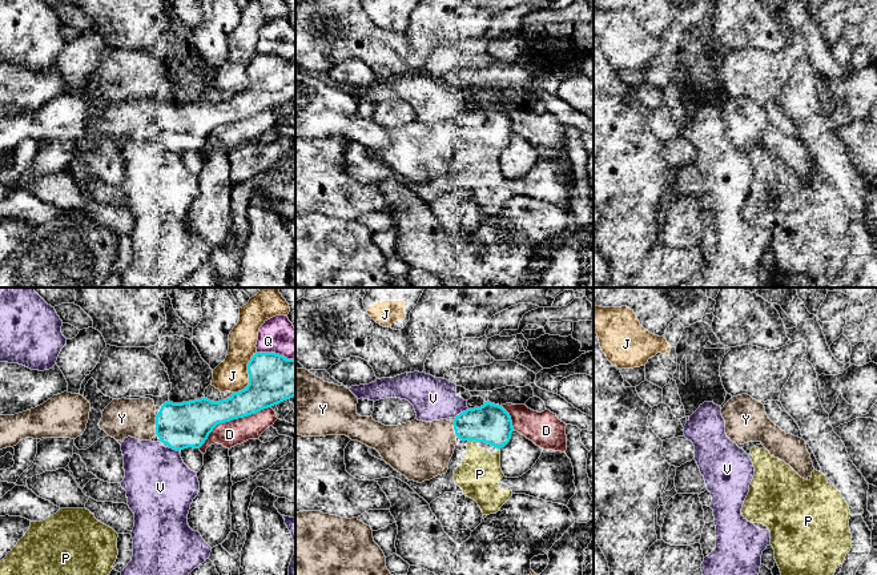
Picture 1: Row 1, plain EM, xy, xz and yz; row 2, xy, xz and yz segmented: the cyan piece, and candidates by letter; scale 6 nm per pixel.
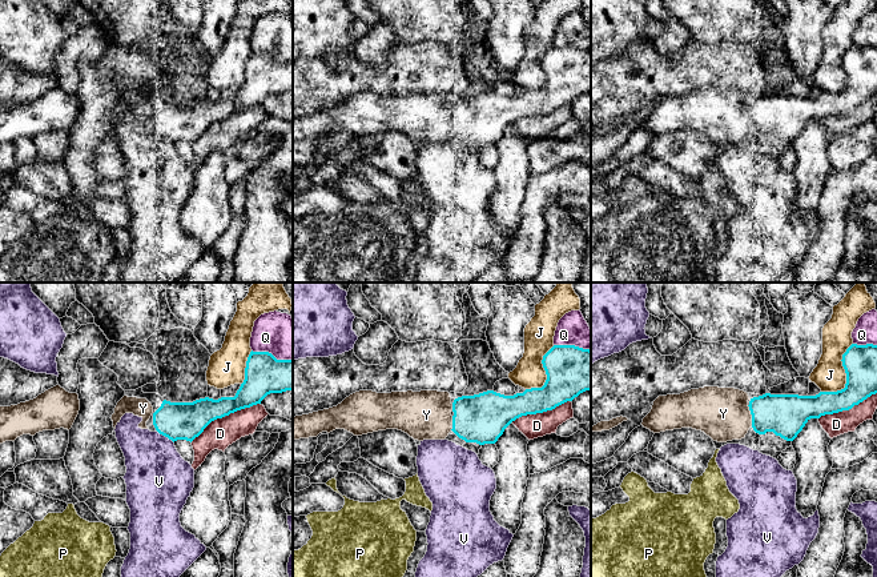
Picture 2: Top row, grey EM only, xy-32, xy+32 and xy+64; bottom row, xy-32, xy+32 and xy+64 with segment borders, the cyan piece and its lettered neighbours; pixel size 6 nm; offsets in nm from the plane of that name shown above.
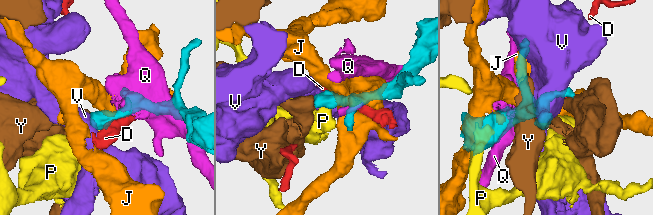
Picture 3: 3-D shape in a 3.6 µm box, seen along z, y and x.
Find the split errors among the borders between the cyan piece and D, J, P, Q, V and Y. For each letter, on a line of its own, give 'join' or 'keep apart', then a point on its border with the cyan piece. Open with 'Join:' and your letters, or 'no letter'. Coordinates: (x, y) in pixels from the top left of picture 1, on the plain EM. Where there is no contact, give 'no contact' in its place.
Join: Y
D: keep apart; meets cyan in xy at (232, 121)
J: keep apart; meets cyan in xy at (249, 77)
P: keep apart; meets cyan in xz at (473, 141)
Q: keep apart; meets cyan in xy at (274, 55)
V: keep apart; meets cyan in xz at (461, 115)
Y: join; meets cyan in xy at (156, 127)

